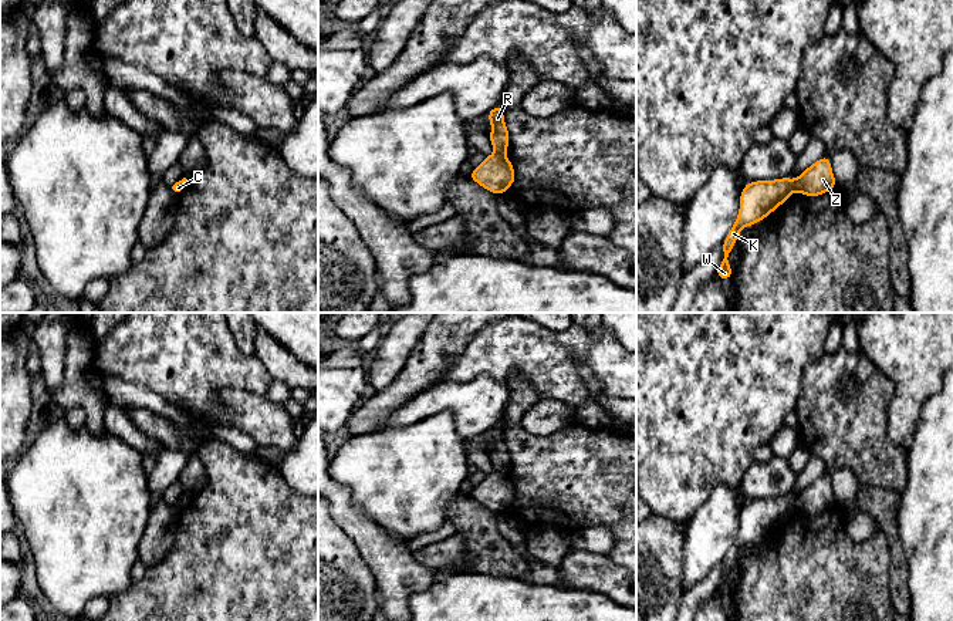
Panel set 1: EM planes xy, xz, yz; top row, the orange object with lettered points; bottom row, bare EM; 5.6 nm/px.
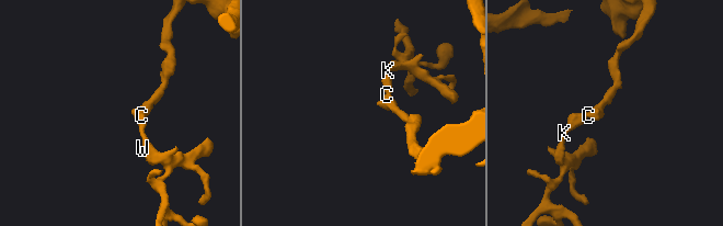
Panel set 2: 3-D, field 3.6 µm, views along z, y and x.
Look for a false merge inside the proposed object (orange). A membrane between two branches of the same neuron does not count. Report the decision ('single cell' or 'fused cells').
fused cells

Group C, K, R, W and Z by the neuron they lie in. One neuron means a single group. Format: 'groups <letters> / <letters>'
groups C Z / K R W

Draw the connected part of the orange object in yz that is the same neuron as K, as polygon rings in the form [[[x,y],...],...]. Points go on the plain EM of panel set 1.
[[[791,496],[746,502],[740,512],[740,529],[737,537],[721,561],[723,577],[714,591],[719,597],[729,598],[733,595],[729,574],[734,561],[739,558],[740,549],[766,537],[771,530],[777,529],[780,523],[787,520],[793,509],[794,499]]]

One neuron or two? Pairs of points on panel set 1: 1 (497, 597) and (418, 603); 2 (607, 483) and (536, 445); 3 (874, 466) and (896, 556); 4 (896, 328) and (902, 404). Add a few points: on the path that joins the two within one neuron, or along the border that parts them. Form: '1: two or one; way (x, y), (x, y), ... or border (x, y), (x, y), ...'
1: one; way (477, 603), (438, 603)
2: one; way (590, 478), (568, 478), (553, 462)
3: two; border (859, 482), (868, 486), (894, 489), (899, 493)
4: one; way (904, 347), (904, 385)

